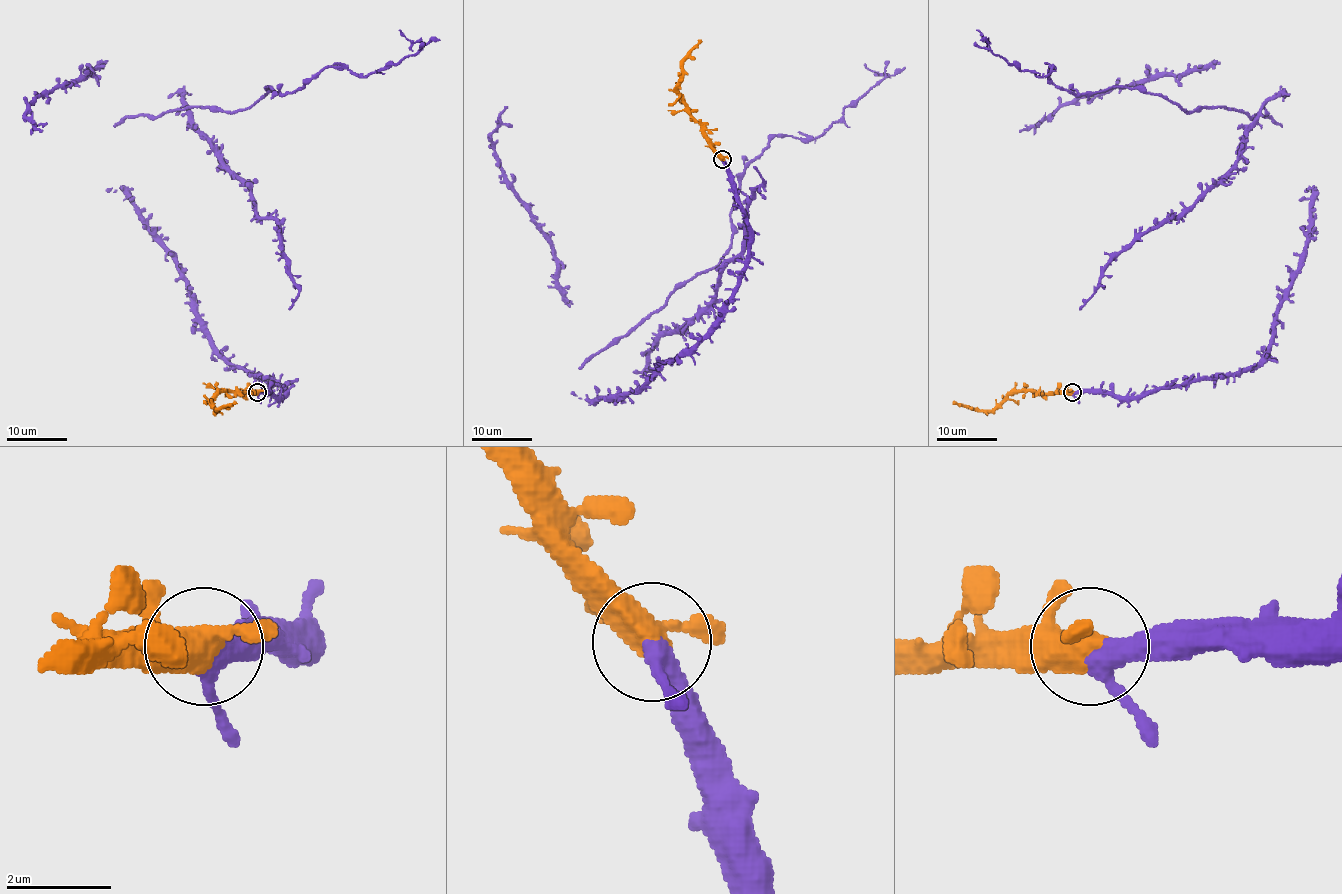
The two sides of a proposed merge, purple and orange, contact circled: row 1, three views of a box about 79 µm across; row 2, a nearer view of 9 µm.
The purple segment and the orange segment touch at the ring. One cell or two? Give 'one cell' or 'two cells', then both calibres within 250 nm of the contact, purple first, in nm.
one cell; calibres 340 and 460 nm

